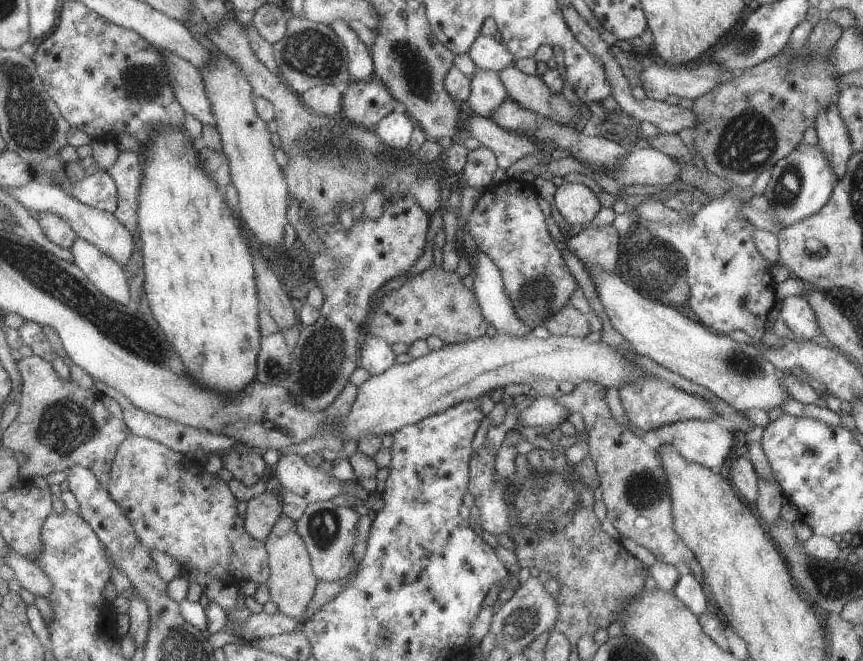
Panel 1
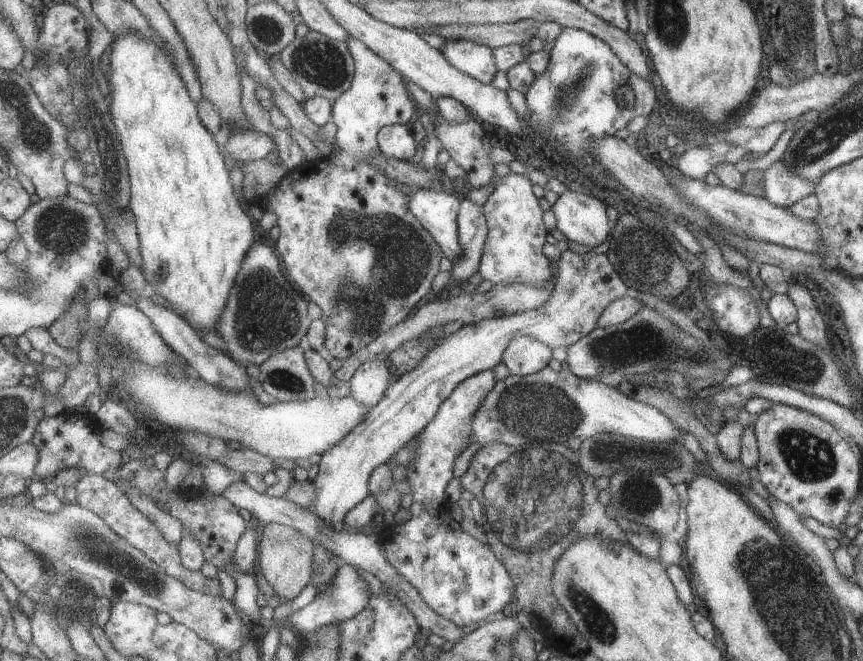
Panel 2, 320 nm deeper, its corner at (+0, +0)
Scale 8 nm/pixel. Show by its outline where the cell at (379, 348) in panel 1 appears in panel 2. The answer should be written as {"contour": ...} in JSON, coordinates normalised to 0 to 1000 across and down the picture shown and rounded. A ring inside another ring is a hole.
{"contour":[[[441,545],[421,549],[406,578],[406,598],[426,619],[431,619],[445,604],[457,575],[455,566]]]}

